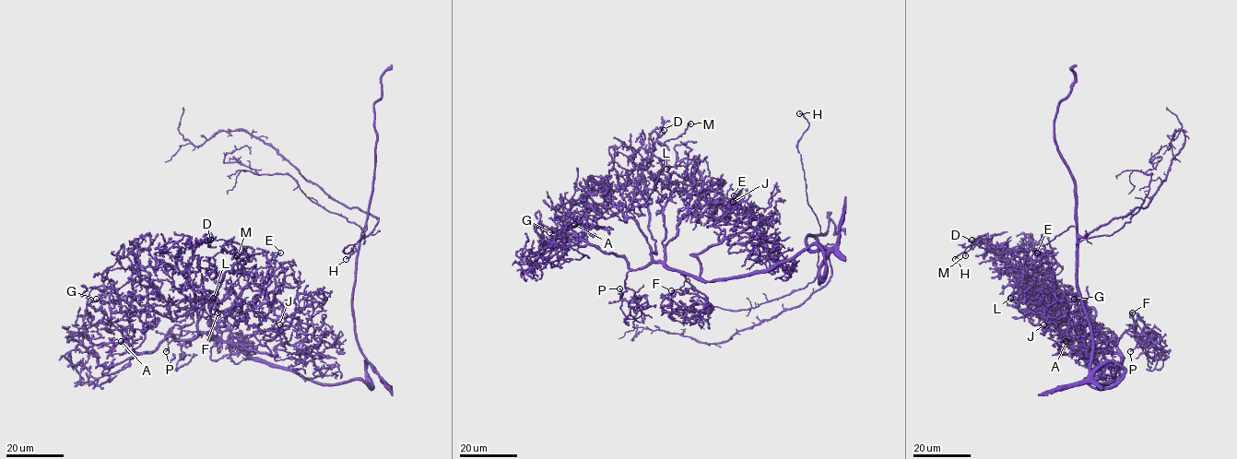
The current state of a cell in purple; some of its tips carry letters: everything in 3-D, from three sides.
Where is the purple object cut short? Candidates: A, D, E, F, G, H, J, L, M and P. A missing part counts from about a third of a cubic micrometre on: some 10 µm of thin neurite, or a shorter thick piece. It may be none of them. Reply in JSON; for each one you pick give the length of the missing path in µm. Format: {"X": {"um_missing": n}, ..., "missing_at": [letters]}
{"H": {"um_missing": 50}, "P": {"um_missing": 7}, "missing_at": ["H", "P"]}

